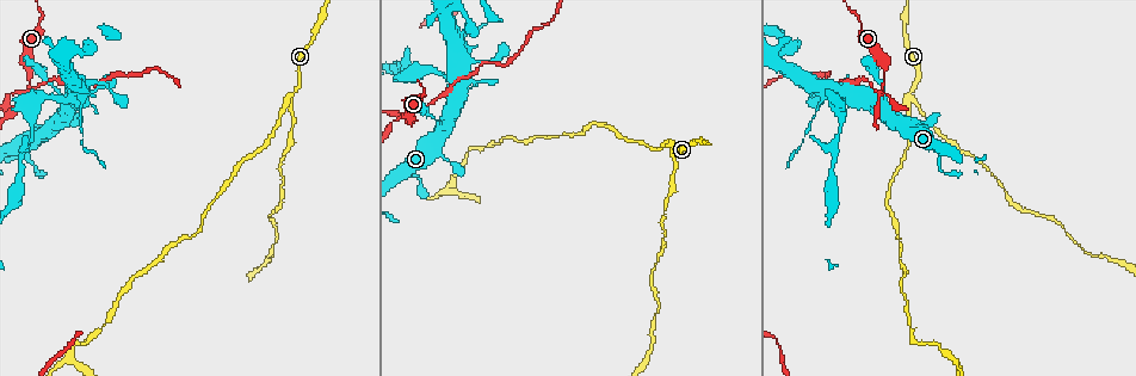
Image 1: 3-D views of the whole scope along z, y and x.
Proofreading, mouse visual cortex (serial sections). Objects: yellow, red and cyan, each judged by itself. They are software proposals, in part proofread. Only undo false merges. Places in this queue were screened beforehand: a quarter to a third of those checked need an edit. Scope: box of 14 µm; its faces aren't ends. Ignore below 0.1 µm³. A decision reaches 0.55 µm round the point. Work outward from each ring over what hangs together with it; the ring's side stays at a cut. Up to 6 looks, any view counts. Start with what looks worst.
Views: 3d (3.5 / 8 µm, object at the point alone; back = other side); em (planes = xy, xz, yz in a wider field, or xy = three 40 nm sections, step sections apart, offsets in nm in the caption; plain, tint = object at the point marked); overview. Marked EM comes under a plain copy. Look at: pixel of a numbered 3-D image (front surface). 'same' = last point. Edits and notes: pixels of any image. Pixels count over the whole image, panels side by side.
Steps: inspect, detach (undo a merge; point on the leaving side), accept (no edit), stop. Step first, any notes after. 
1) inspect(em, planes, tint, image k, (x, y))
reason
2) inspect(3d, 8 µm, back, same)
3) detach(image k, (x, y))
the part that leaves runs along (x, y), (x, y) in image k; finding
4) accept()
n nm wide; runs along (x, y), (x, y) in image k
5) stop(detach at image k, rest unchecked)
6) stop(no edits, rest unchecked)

inspect(3d, 3.5 µm, image 1, (22, 90))
thick turns thin

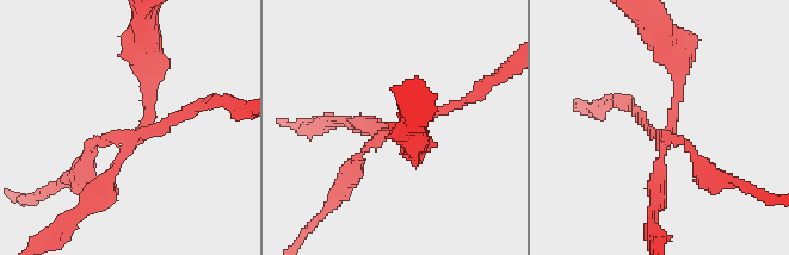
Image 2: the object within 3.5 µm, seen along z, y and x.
inspect(em, xy, step 3, tint, image 2, (136, 135))
4 arms; arms of 150, 150, 200, 250 nm

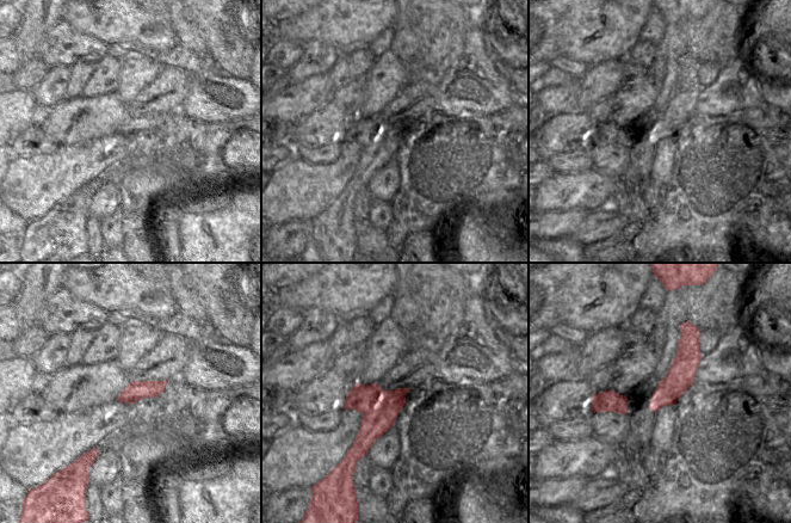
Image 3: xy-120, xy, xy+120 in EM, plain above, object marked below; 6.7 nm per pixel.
detach(image 2, (91, 163))
the part that leaves runs along (137, 134), (196, 104), (233, 104) in image 2; two cells meet here

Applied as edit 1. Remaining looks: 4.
inspect(overview)
see it whole again

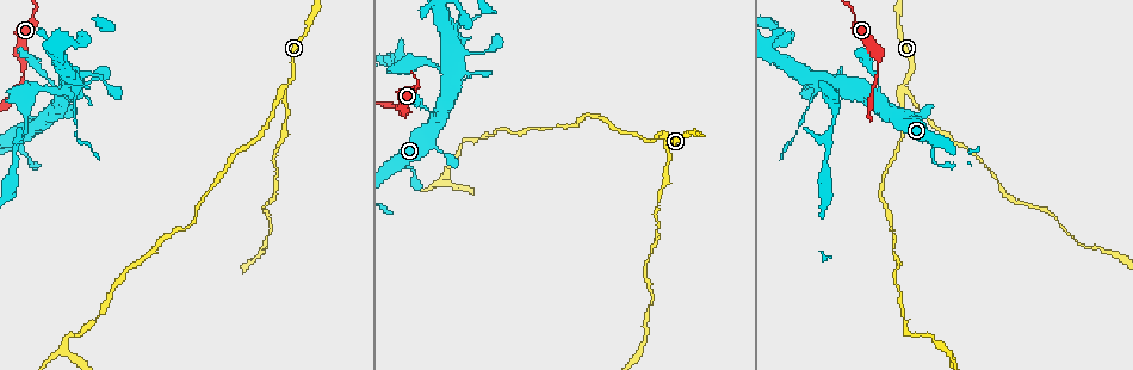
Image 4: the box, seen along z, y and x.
inspect(em, xy, step 3, tint, image 4, (901, 91))
three arms meet

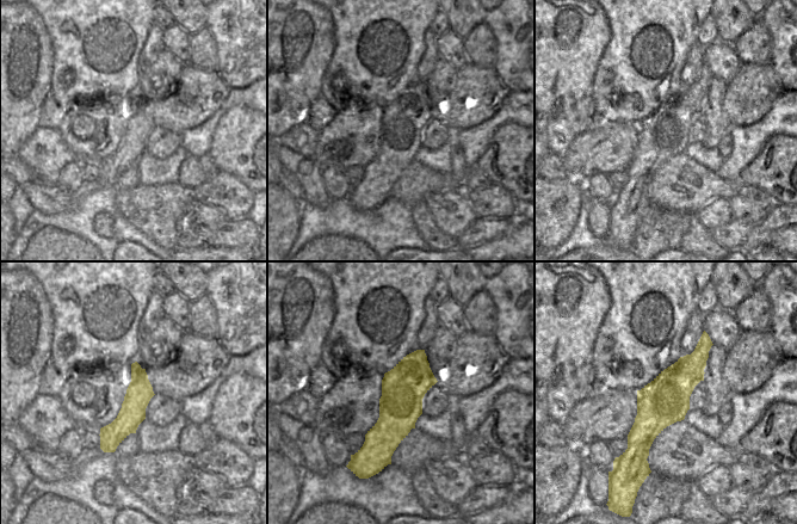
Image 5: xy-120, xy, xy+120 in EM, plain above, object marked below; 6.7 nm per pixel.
inspect(3d, 3.5 µm, same)

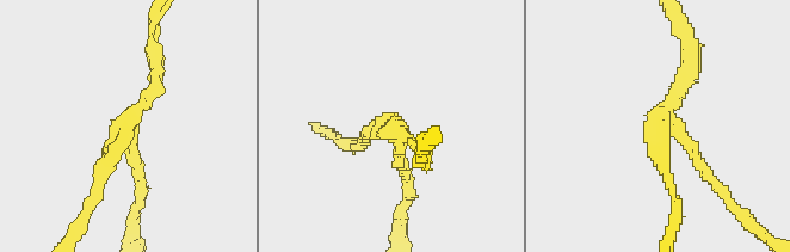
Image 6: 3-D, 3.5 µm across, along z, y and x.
detach(image 6, (703, 166))
the part that leaves runs along (676, 129), (699, 166), (752, 225) in image 6; two cells meet here

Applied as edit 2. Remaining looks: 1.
stop(detach at image 2, detach at image 6, rest unchecked)

